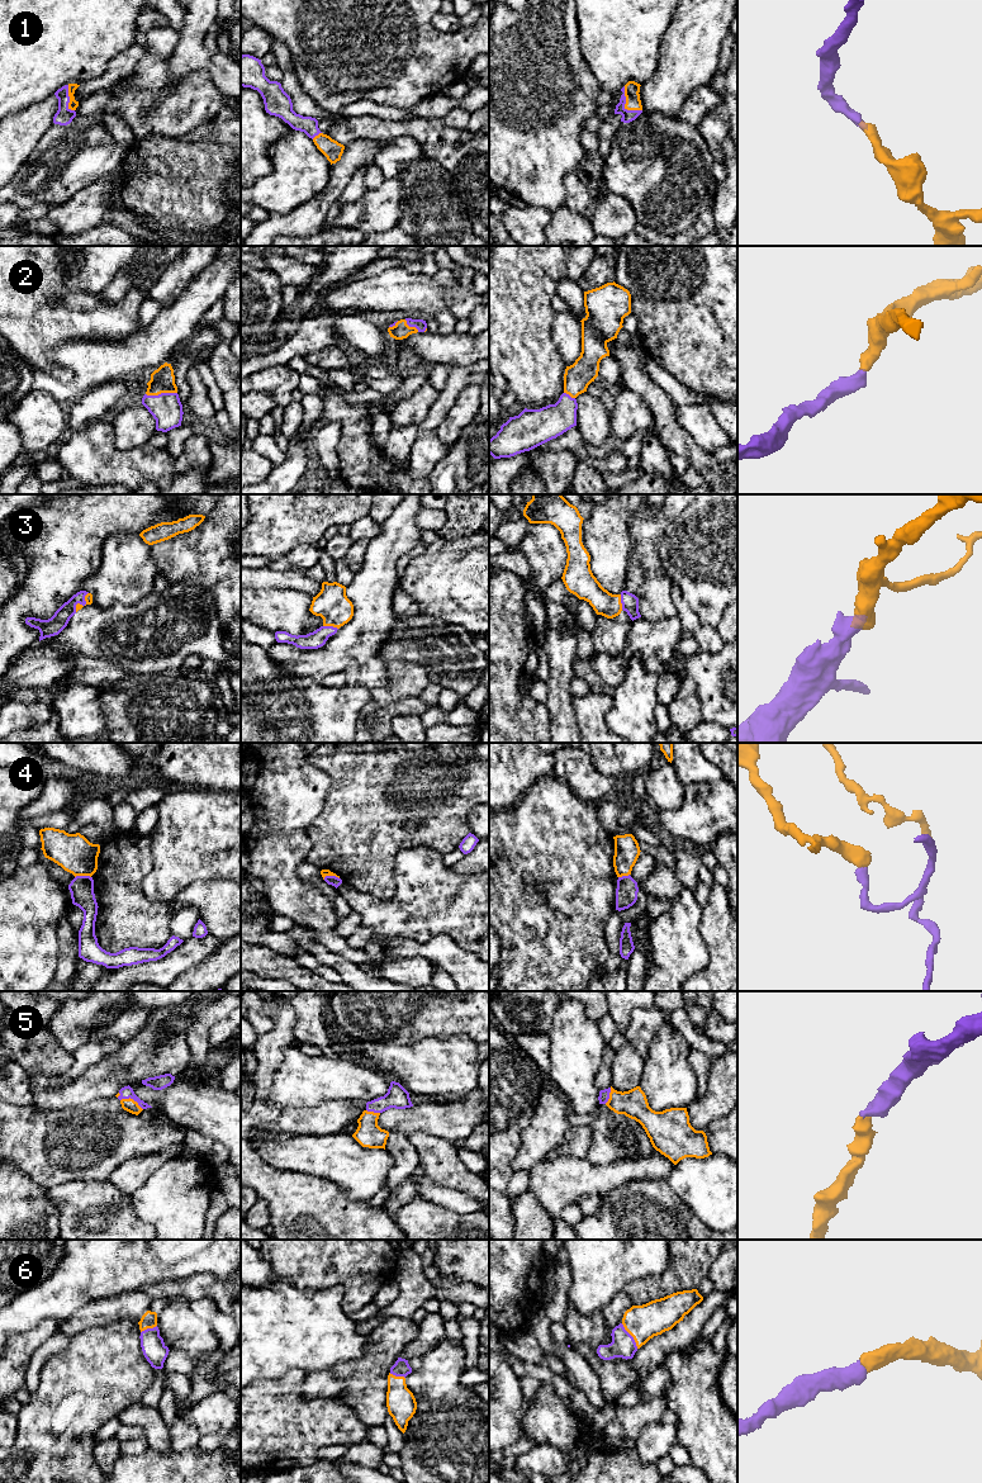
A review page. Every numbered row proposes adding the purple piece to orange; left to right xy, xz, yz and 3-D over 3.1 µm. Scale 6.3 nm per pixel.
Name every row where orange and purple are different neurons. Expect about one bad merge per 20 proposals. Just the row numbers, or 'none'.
4

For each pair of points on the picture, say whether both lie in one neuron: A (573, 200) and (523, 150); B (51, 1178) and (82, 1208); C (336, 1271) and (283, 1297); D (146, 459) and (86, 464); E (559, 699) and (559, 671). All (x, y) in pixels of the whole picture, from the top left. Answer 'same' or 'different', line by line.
A: different
B: different
C: different
D: same
E: same

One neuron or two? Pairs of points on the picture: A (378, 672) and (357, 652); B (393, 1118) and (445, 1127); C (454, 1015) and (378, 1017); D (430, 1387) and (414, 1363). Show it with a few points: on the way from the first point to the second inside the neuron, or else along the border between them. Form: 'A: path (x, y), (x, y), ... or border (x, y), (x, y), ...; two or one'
A: border (376, 655), (361, 663), (351, 663), (344, 671); two
B: path (406, 1119), (432, 1119); one
C: path (435, 1015), (397, 1015); one
D: border (422, 1356), (422, 1364), (412, 1370); two

